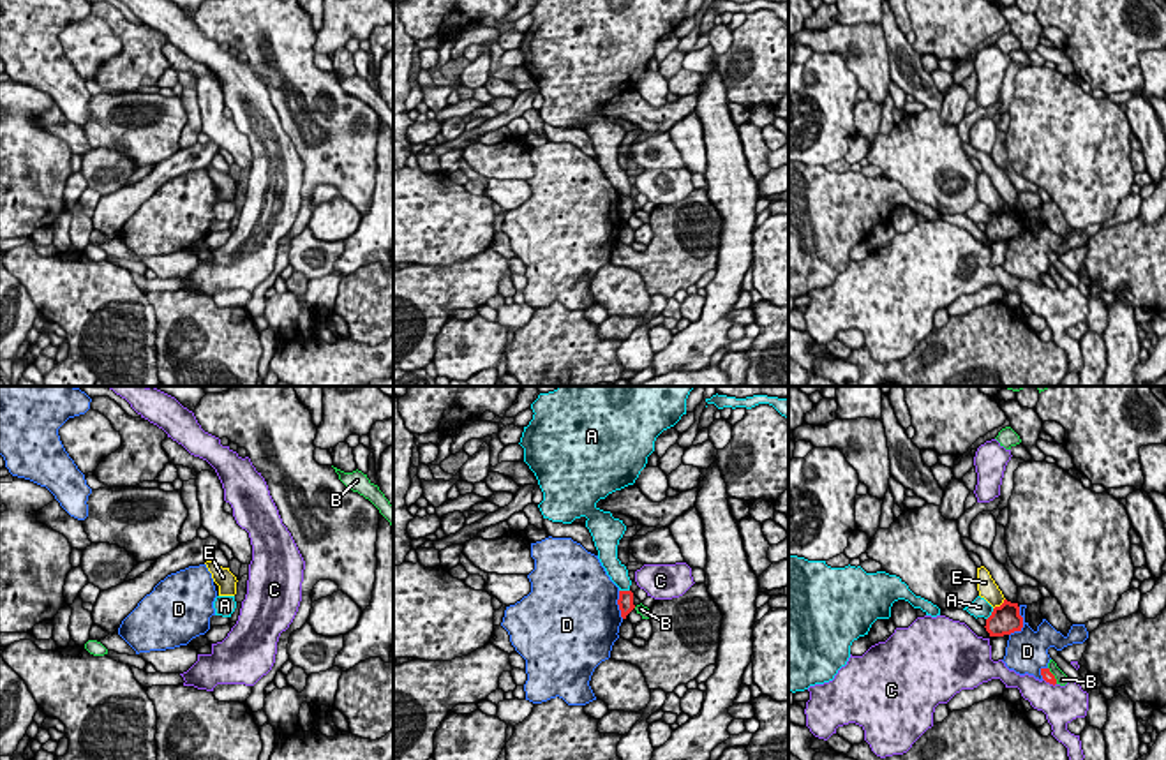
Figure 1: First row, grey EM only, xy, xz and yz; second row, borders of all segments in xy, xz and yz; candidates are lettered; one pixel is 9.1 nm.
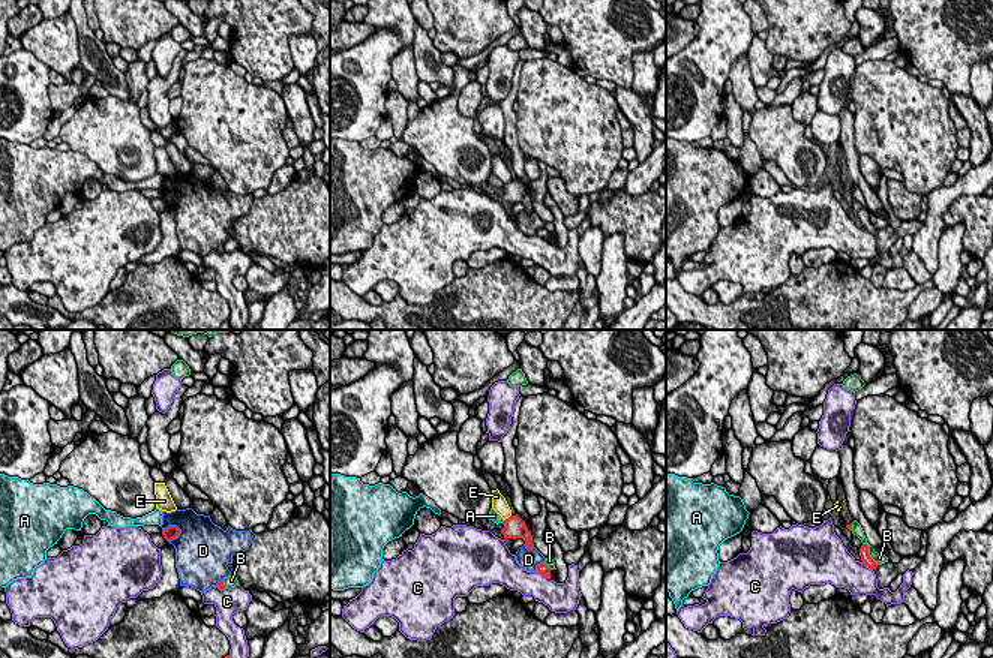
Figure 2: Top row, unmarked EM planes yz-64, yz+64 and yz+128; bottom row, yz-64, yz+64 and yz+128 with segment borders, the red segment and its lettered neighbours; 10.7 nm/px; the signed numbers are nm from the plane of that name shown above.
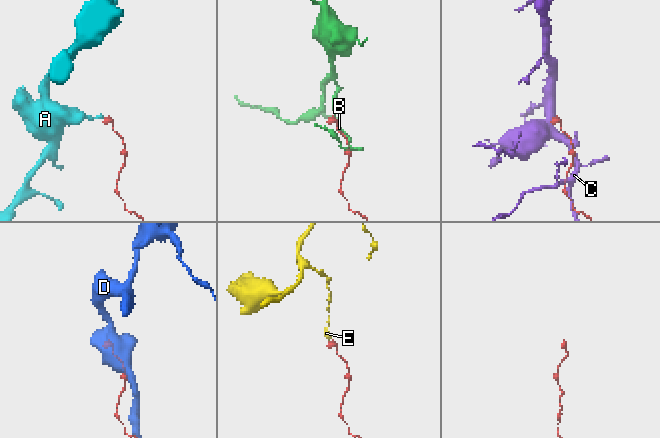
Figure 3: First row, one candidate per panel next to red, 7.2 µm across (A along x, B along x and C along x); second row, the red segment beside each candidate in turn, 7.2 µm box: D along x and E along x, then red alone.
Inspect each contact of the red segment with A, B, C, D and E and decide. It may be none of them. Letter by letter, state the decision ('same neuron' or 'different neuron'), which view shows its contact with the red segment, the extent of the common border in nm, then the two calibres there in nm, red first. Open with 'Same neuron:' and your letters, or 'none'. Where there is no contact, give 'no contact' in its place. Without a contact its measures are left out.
Same neuron: none
A: different neuron; contact in yz; length 130 nm; calibres 280 and 180 nm
B: different neuron; contact in yz; length 180 nm; calibres 90 and 120 nm
C: different neuron; contact in yz; length 140 nm; calibres 90 and 340 nm
D: different neuron; contact in yz; length 280 nm; calibres 280 and 380 nm
E: different neuron; contact in yz; length 150 nm; calibres 280 and 180 nm

